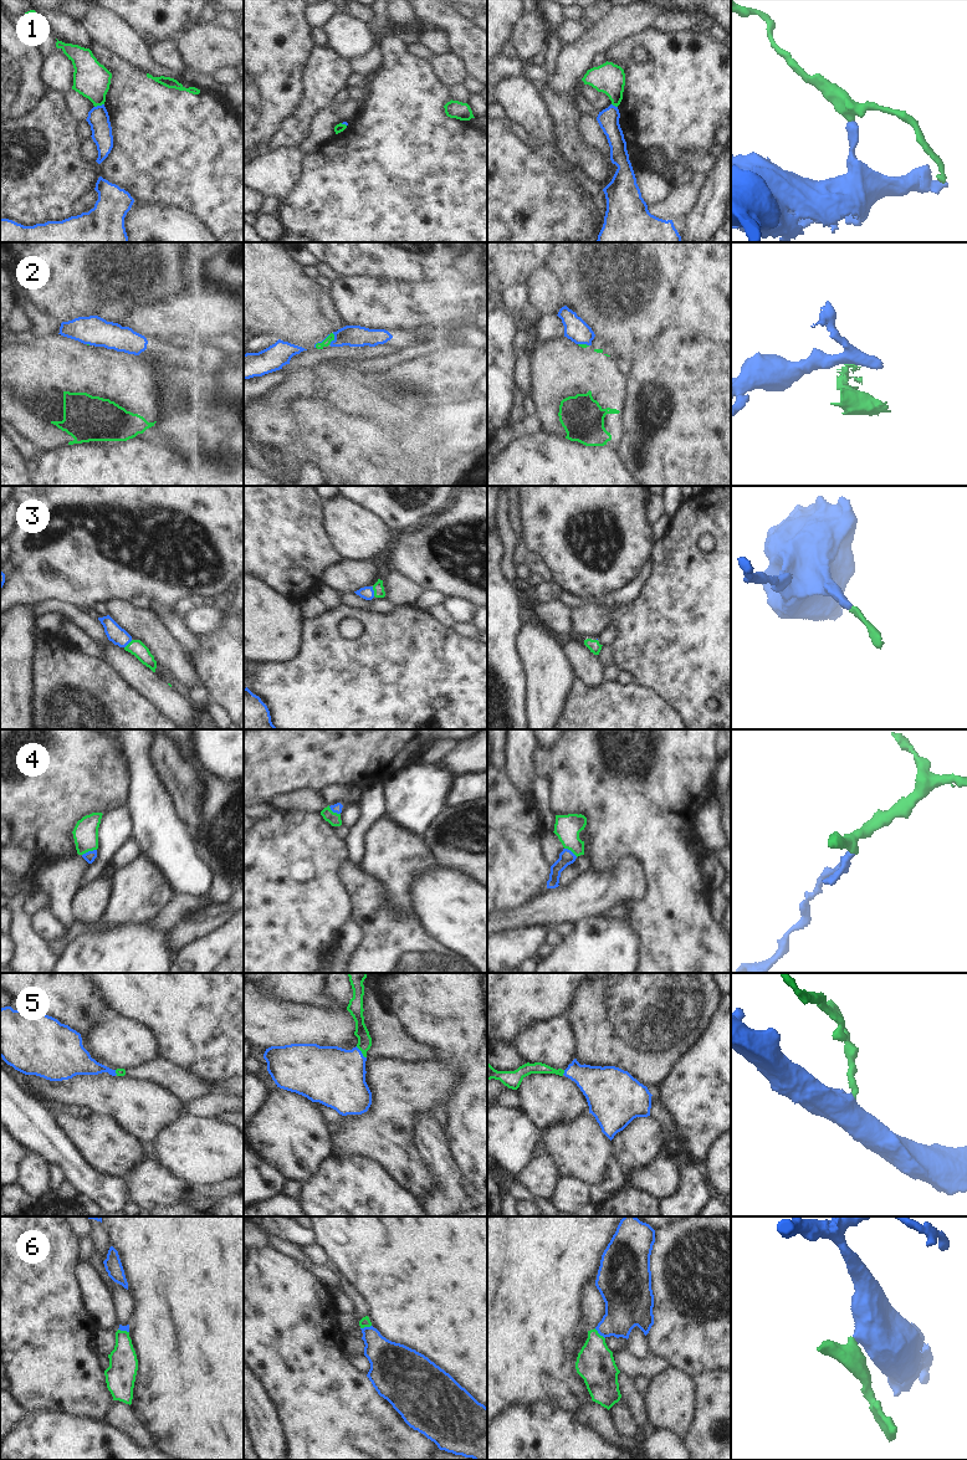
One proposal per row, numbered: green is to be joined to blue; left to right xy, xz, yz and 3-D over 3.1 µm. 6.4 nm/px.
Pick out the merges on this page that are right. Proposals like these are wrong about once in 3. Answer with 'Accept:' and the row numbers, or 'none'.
Accept: 3, 5

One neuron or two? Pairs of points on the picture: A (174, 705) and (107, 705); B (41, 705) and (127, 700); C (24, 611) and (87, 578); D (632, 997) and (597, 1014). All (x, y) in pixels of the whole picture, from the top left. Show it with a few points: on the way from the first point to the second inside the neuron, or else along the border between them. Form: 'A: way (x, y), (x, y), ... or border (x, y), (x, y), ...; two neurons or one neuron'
A: border (131, 686), (165, 716); two neurons
B: way (62, 705), (106, 705); one neuron
C: border (30, 604), (19, 604), (13, 608); two neurons
D: way (623, 1000), (605, 1014); one neuron

